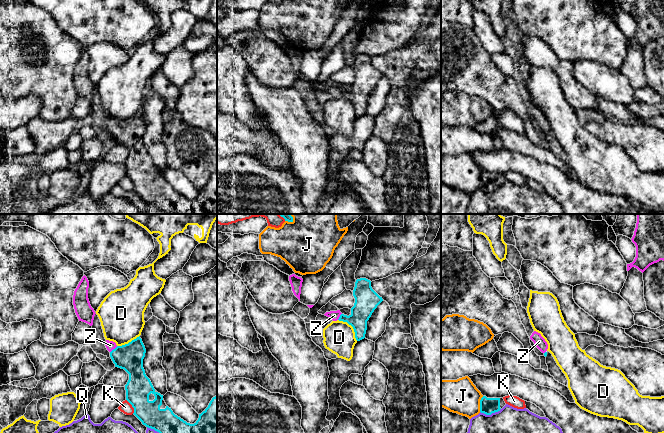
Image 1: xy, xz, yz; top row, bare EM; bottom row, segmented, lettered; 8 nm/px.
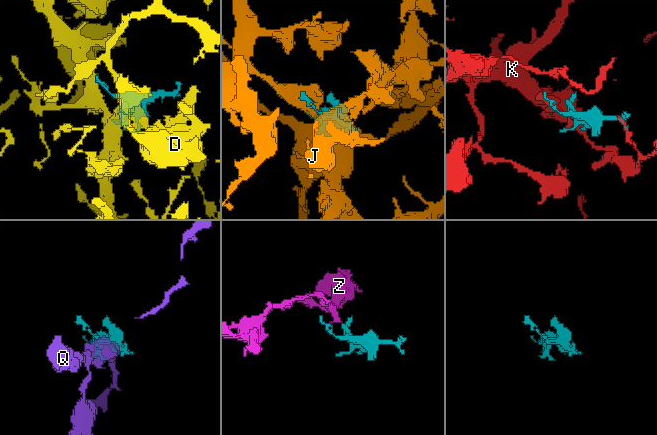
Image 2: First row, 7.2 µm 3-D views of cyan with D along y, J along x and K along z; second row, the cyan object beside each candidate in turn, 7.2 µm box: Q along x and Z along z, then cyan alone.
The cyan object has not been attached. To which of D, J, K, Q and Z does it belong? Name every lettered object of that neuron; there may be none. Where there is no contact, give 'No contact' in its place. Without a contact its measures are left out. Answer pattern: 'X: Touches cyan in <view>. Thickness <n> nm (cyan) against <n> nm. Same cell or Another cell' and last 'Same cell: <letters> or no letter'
D: Touches cyan in xz. Thickness 190 nm (cyan) against 260 nm. Another cell
J: Touches cyan in yz. Thickness 130 nm (cyan) against 280 nm. Another cell
K: Touches cyan in xy. Thickness 200 nm (cyan) against 90 nm. Another cell
Q: Touches cyan in yz. Thickness 130 nm (cyan) against 480 nm. Another cell
Z: Touches cyan in xy. Thickness 220 nm (cyan) against 80 nm. Same cell
Same cell: Z

